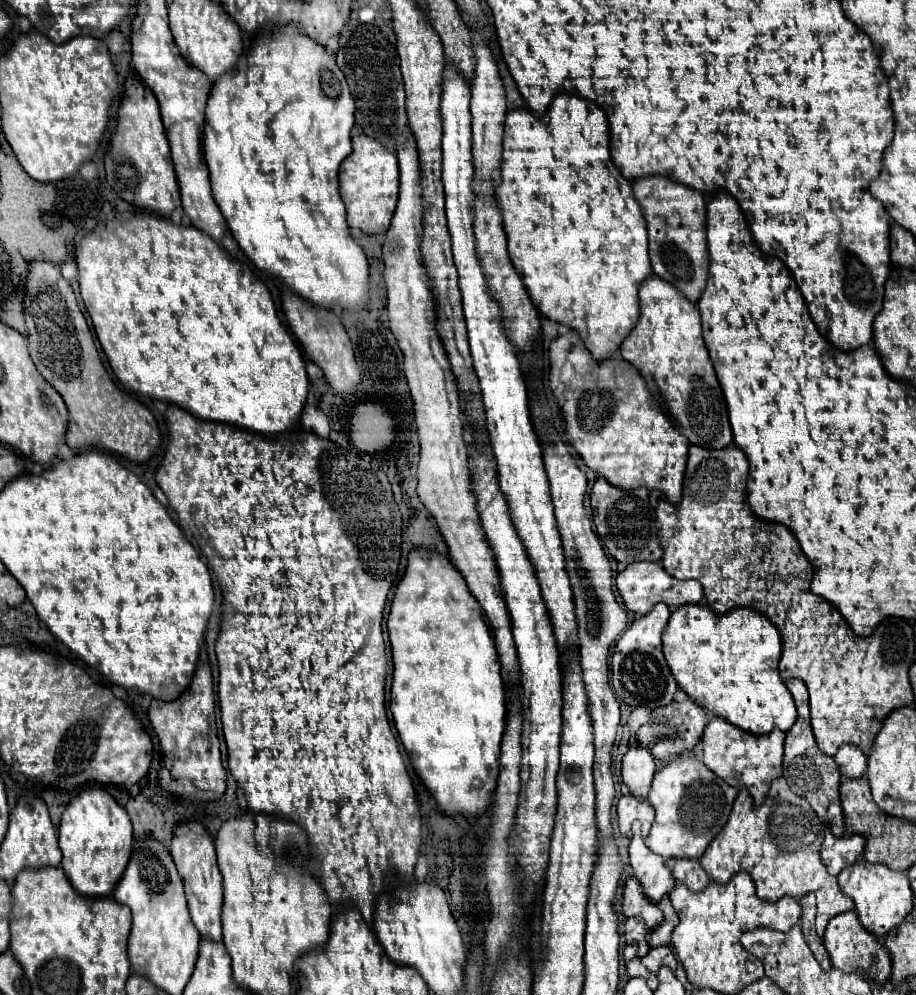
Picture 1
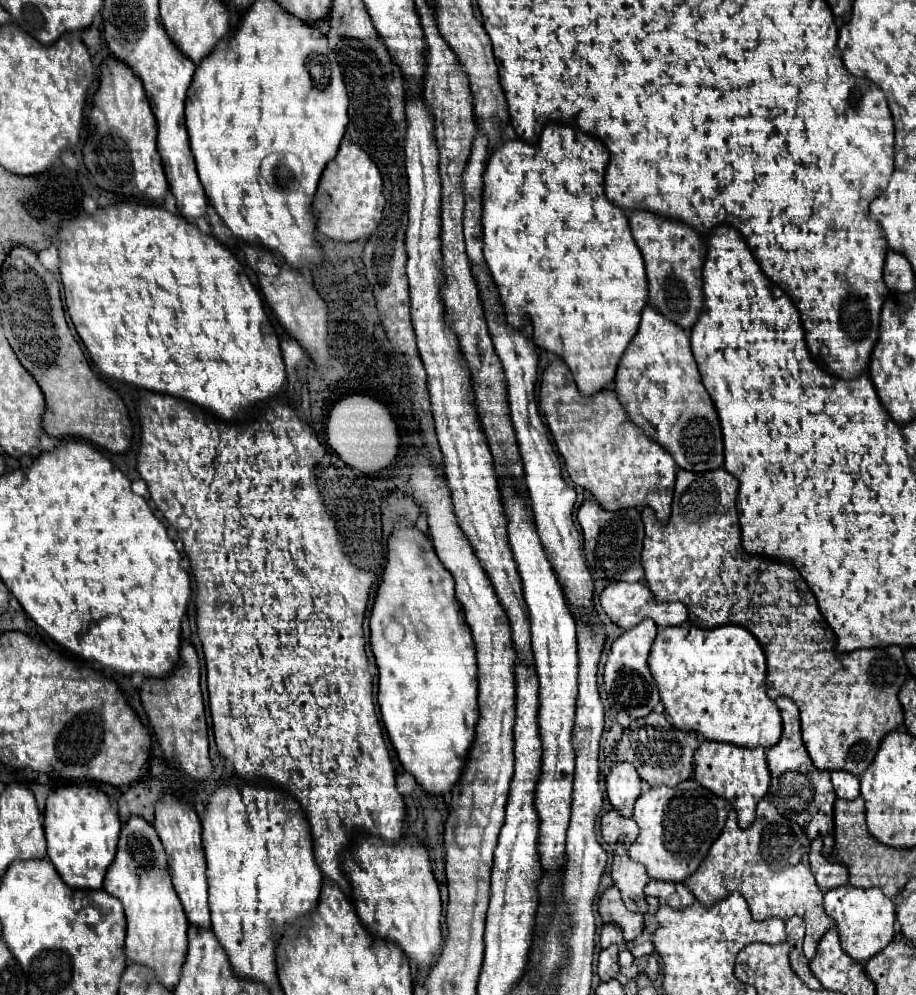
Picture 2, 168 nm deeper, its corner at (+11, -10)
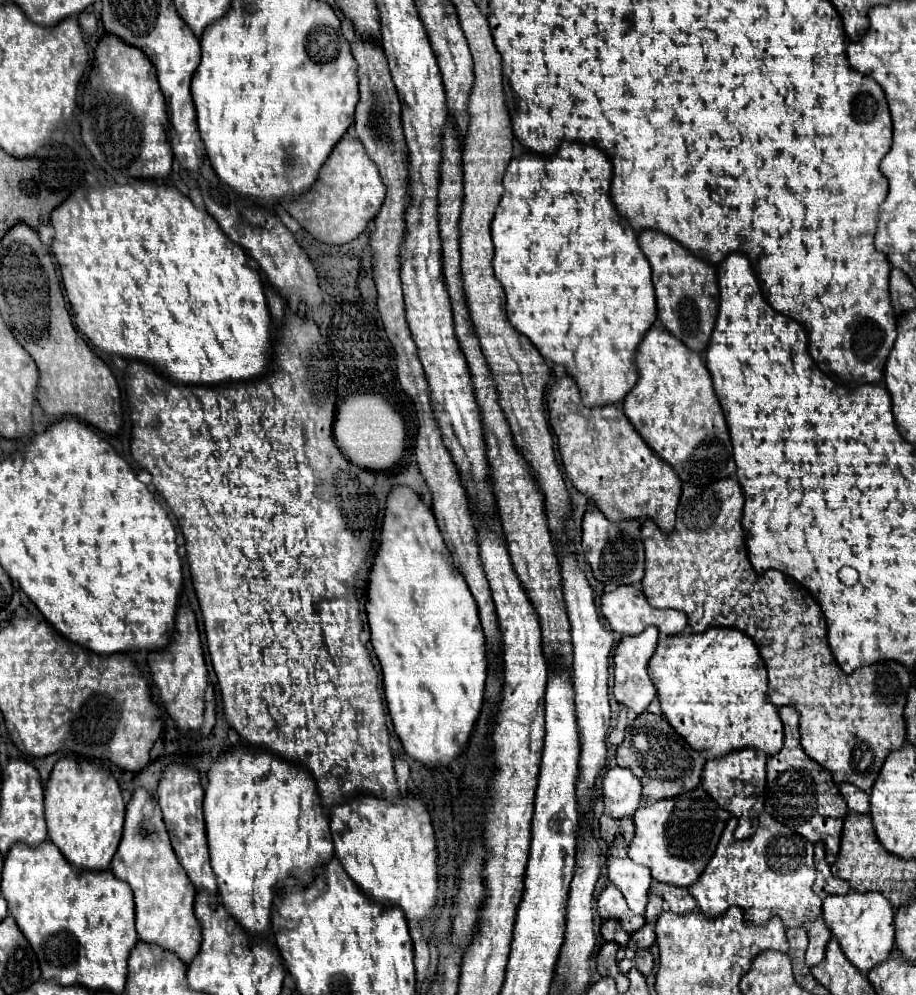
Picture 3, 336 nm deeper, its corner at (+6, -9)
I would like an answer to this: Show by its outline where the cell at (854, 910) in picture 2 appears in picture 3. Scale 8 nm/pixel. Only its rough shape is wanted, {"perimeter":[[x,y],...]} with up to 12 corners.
{"perimeter":[[877,891],[823,899],[823,919],[861,973],[895,945]]}

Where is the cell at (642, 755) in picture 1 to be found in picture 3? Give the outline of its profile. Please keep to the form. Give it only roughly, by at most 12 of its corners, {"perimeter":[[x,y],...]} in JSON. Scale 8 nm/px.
{"perimeter":[[625,767],[603,777],[603,803],[615,819],[633,817],[641,781]]}

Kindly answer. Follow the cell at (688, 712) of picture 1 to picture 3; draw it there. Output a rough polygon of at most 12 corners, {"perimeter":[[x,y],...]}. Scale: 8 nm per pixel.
{"perimeter":[[641,713],[617,765],[647,799],[691,791],[707,751],[695,751],[663,715]]}

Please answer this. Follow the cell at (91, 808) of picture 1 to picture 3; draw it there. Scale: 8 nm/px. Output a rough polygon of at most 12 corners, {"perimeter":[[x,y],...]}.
{"perimeter":[[89,761],[55,763],[45,787],[51,843],[69,865],[107,871],[125,803]]}

